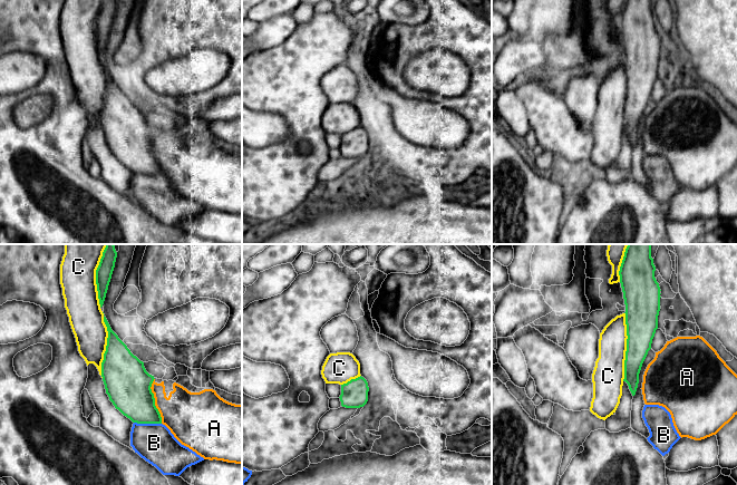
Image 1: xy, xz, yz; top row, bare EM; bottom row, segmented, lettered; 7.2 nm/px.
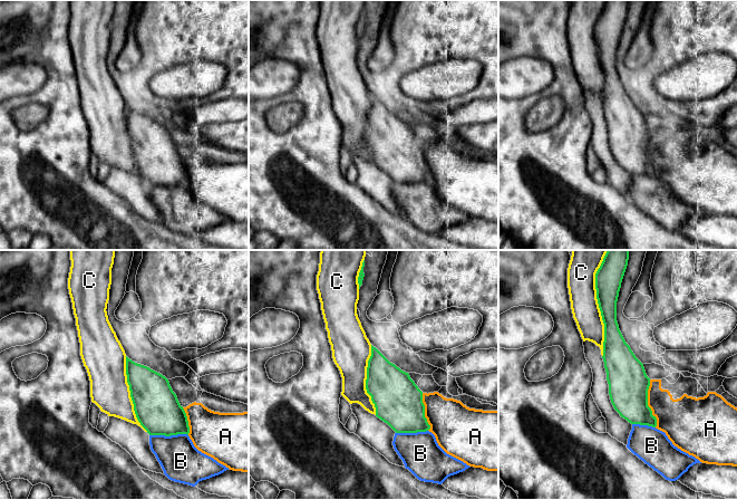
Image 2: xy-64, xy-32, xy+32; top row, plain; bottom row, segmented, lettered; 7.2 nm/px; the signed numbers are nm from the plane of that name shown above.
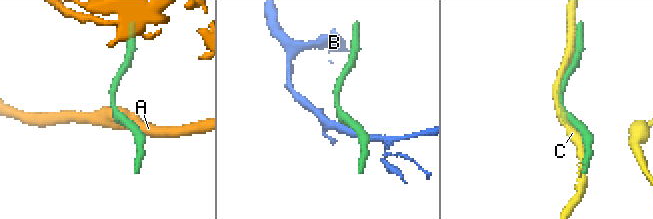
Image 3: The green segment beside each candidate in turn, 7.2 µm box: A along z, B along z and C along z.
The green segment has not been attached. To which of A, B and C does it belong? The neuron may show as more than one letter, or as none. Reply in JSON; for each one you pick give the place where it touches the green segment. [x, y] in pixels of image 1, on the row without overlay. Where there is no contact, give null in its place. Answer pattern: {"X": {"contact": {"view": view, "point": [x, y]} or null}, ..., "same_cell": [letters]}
{"C": {"contact": {"view": "yz", "point": [627, 97]}}, "same_cell": ["C"]}

